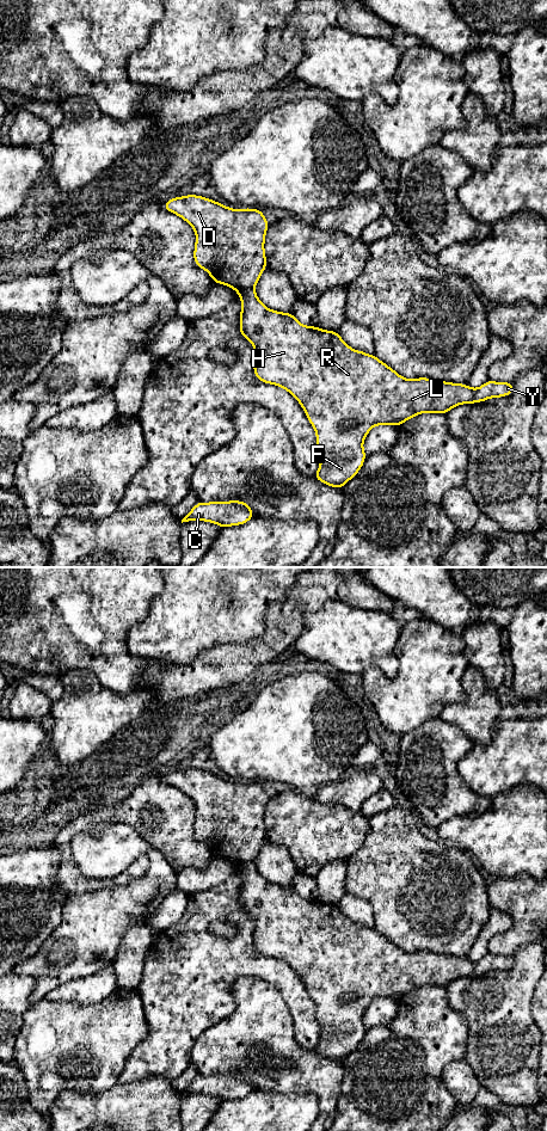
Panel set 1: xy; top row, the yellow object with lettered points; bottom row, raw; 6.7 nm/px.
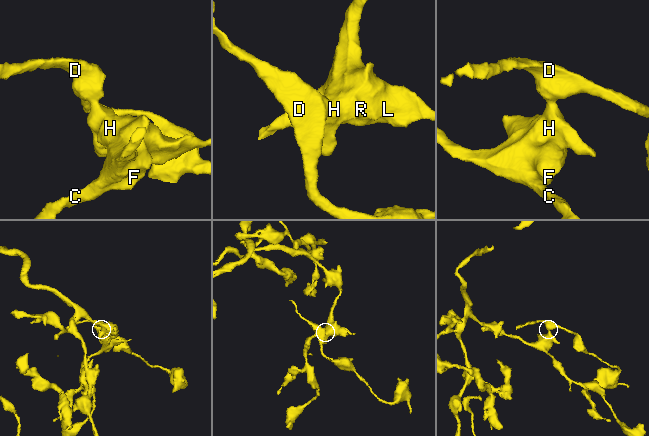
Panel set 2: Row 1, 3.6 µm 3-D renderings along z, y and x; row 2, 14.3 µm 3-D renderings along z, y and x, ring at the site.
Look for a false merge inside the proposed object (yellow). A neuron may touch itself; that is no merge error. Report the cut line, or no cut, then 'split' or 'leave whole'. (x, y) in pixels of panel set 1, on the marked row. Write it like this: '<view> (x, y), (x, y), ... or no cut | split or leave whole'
xy (253, 287), (238, 293) | split

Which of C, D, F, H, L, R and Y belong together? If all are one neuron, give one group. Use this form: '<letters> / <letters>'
C F H L R Y / D

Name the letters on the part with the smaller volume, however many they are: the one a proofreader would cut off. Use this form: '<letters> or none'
D

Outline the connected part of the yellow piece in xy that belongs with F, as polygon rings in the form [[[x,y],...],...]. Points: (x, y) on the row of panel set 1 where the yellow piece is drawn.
[[[254,288],[238,294],[241,300],[239,330],[240,334],[247,338],[254,348],[254,375],[264,383],[284,388],[302,406],[307,419],[316,432],[315,442],[320,453],[320,466],[314,478],[327,486],[343,488],[359,472],[367,457],[363,442],[375,425],[399,428],[404,422],[424,412],[447,414],[457,405],[508,397],[514,392],[512,382],[487,380],[479,388],[469,388],[466,383],[453,383],[428,377],[405,379],[375,355],[351,349],[338,332],[321,330],[318,326],[305,326],[291,312],[282,313],[269,309],[260,302]]]

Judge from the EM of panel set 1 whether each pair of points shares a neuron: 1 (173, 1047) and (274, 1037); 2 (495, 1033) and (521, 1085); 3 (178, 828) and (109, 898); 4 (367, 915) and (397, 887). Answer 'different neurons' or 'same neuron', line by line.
1: different neurons
2: same neuron
3: different neurons
4: different neurons

